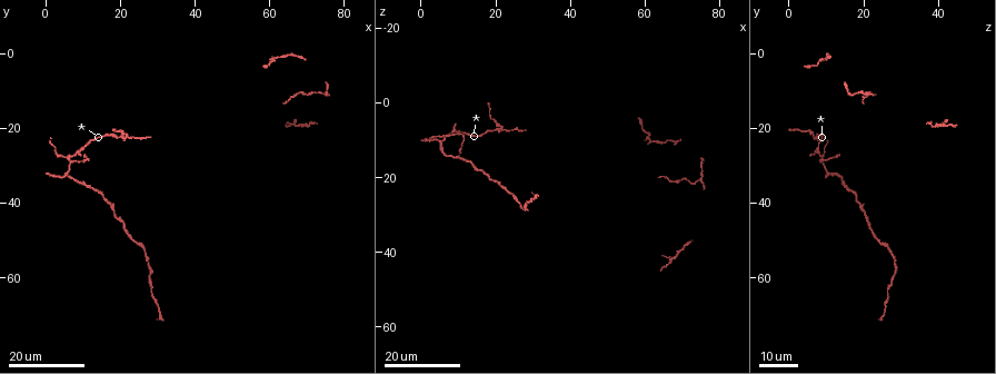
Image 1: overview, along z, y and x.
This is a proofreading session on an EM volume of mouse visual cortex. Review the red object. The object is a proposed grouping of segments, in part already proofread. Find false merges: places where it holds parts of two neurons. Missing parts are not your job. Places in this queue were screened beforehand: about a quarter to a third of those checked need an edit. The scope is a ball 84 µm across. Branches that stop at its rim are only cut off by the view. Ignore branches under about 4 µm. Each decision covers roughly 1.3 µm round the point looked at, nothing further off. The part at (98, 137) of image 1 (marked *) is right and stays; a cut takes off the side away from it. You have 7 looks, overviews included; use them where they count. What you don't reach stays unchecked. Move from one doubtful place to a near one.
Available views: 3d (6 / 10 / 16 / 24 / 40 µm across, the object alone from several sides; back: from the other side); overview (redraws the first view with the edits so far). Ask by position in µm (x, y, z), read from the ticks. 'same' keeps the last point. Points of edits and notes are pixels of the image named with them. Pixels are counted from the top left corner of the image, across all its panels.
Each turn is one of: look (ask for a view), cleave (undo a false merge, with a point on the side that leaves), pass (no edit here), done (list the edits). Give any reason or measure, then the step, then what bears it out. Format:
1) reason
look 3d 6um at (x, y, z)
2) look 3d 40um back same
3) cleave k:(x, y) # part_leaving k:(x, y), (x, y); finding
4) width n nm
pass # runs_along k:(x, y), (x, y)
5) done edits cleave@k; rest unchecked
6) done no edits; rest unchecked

look 3d 24um at (21.5, 22.0, 7.0)

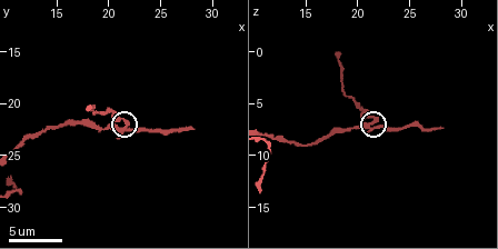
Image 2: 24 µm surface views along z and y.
closer look
look 3d 6um same

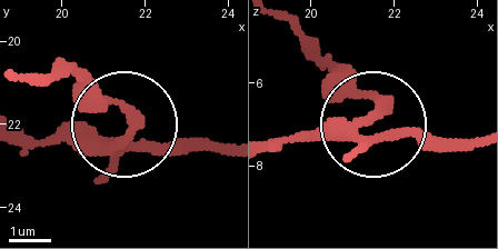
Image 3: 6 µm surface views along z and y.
cleave 3:(90, 106) # part_leaving 3:(362, 120), (362, 89), (288, 18); two neurons meet here

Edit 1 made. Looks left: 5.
look 3d 24um at (6.0, 28.0, 9.0)

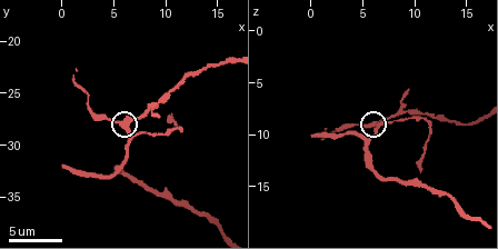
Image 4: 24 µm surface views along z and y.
closer look
look 3d 10um at (5.6, 28.0, 8.8)

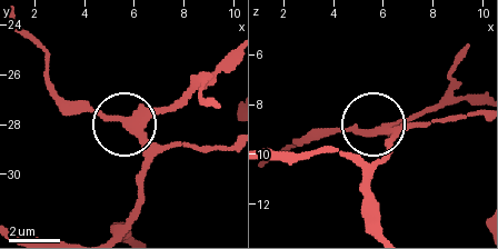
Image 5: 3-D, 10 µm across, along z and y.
cleave 5:(69, 107) # part_leaving 5:(352, 128), (317, 130), (268, 162); a second neuron is stuck on

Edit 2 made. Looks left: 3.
three arms meet
look 3d 16um at (5.2, 32.4, 10.6)

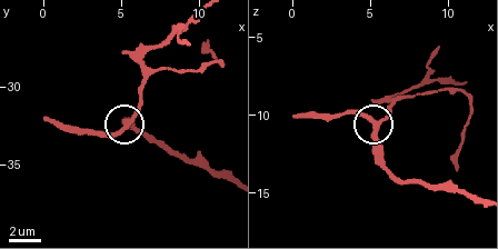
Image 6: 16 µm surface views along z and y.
width 300 nm
pass # runs_along 6:(190, 18), (143, 58), (139, 110), (115, 131), (88, 133); one neuron here

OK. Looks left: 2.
done edits cleave@3, cleave@5; rest unchecked

